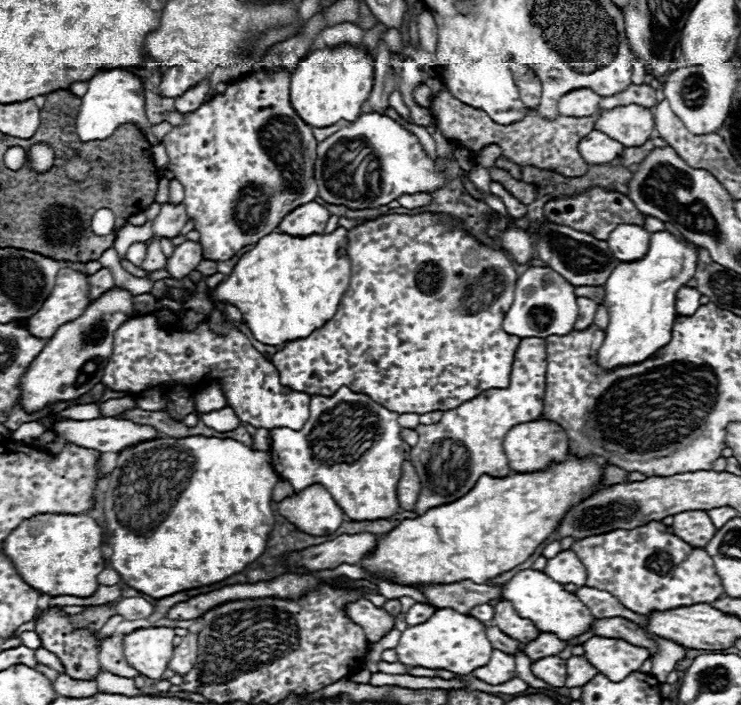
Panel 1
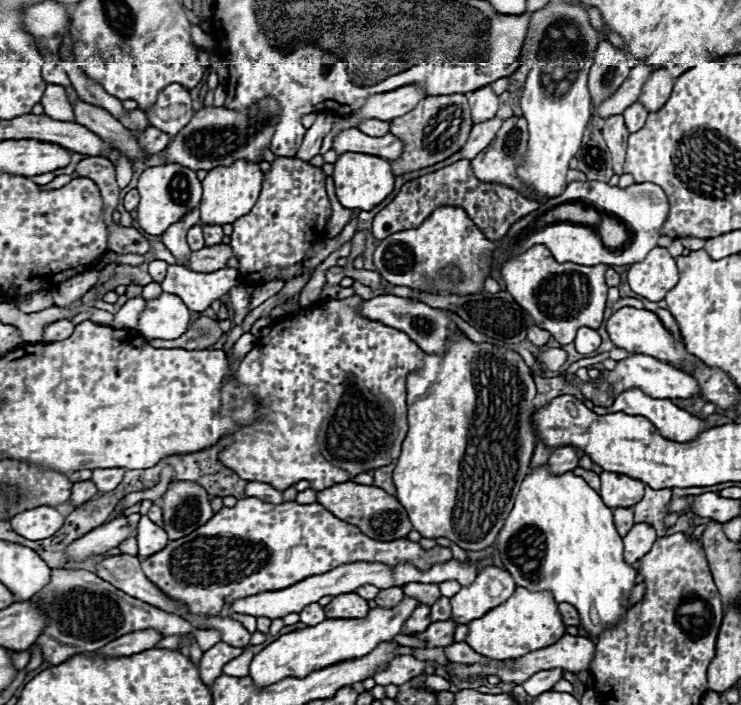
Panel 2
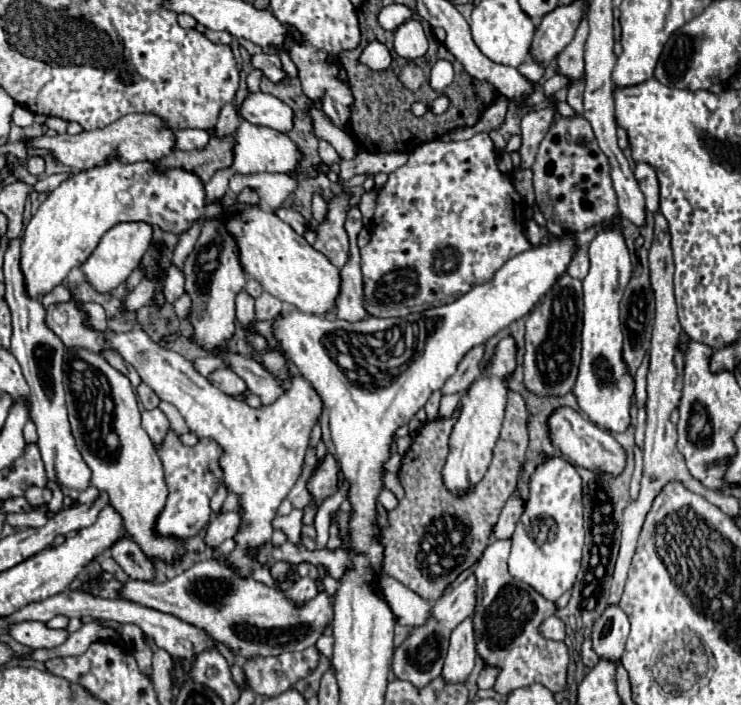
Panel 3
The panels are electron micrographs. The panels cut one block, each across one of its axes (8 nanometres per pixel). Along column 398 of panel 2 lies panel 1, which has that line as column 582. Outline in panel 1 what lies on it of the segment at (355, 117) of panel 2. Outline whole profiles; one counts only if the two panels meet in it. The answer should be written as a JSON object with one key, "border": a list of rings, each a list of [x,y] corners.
{"border":[[[578,88],[578,90],[564,94],[558,100],[558,112],[560,116],[576,116],[576,118],[590,116],[590,112],[594,112],[594,108],[598,106],[598,100],[600,96],[594,94],[592,90]]]}

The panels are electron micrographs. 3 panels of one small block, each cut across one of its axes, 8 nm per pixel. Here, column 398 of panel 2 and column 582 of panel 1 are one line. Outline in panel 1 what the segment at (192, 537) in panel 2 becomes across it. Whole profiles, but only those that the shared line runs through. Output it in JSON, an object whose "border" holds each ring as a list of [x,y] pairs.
{"border":[[[650,522],[632,530],[614,530],[588,536],[572,544],[576,556],[586,564],[588,588],[610,592],[628,610],[650,614],[692,604],[712,604],[722,596],[722,580],[704,548],[694,548],[668,532],[662,522]]]}

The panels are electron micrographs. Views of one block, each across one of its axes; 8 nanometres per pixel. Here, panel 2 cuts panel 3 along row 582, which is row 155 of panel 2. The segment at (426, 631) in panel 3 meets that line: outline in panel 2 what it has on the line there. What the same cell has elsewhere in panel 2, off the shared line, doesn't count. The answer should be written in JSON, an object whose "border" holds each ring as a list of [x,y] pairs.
{"border":[[[494,118],[494,120],[488,120],[488,122],[482,122],[482,124],[474,124],[466,144],[462,146],[460,154],[464,160],[472,160],[478,152],[482,152],[490,140],[494,138],[494,134],[498,132],[498,128],[502,126],[502,120],[500,118]]]}

